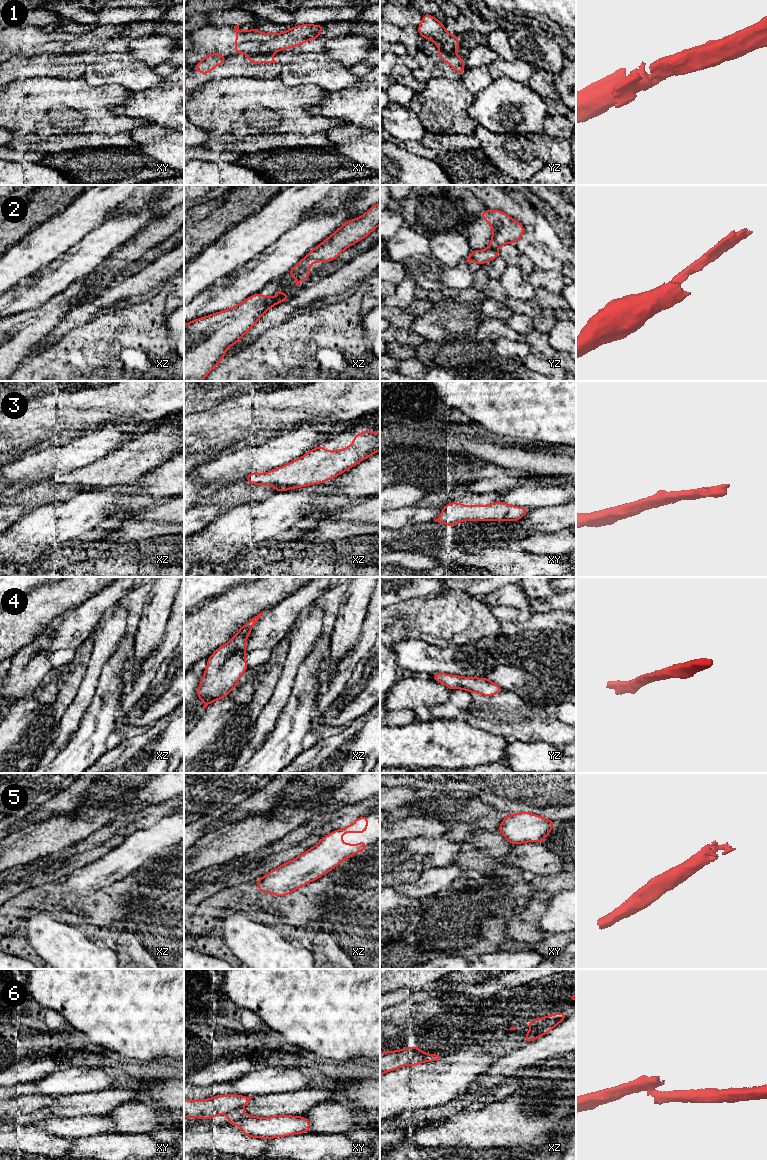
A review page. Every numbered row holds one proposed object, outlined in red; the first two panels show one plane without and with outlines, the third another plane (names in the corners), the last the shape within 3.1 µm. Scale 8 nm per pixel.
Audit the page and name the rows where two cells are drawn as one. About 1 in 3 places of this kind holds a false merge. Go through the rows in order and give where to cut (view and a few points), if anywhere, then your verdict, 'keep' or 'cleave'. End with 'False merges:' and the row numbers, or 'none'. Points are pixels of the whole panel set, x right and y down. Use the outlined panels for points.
1: cut in xy along (271, 53), (248, 54); cleave
2: cut in yz along (487, 248), (496, 250); cleave
3: no cut; keep
4: no cut; keep
5: no cut; keep
6: cut in xy along (240, 1109), (227, 1113); cleave
False merges: 1, 2, 6

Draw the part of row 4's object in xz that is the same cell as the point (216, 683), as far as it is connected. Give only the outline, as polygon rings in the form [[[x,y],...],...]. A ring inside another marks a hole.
[[[264,612],[244,624],[229,642],[216,649],[207,659],[207,668],[197,690],[198,699],[205,702],[203,709],[234,690],[241,676],[249,668],[245,661],[248,653],[244,651],[247,637]]]

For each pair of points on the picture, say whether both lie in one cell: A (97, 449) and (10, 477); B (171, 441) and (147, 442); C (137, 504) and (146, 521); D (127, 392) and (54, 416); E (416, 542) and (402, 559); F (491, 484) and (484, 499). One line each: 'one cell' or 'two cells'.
A: one cell
B: one cell
C: two cells
D: one cell
E: two cells
F: two cells

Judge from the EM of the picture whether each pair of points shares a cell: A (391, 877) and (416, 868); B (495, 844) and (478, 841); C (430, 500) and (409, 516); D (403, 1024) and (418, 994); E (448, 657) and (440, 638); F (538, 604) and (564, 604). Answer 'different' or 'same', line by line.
A: same
B: same
C: different
D: different
E: different
F: same

